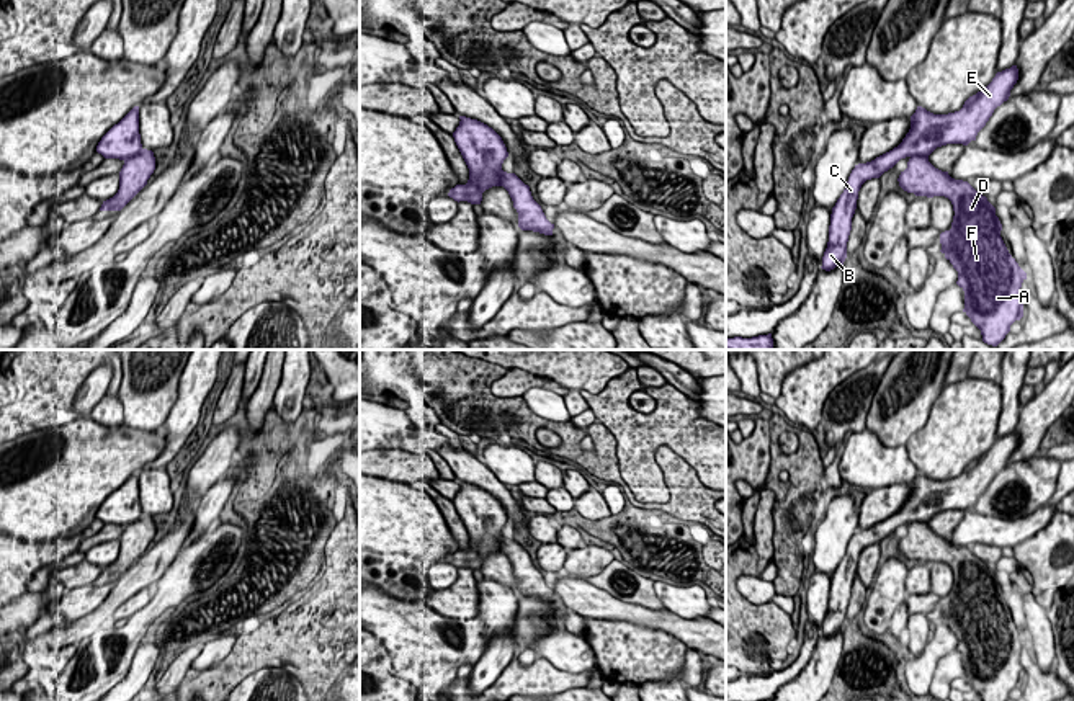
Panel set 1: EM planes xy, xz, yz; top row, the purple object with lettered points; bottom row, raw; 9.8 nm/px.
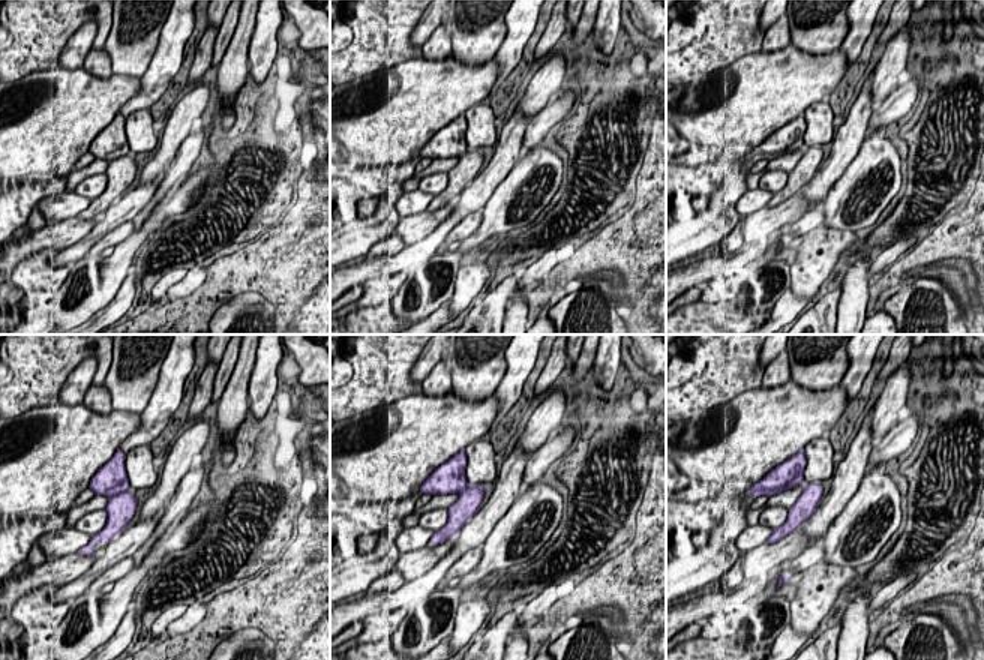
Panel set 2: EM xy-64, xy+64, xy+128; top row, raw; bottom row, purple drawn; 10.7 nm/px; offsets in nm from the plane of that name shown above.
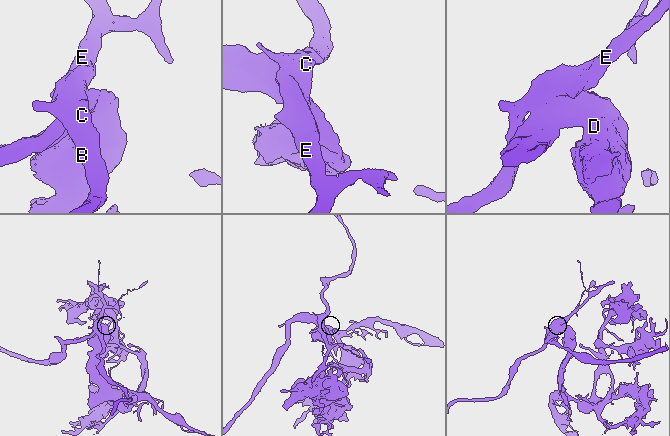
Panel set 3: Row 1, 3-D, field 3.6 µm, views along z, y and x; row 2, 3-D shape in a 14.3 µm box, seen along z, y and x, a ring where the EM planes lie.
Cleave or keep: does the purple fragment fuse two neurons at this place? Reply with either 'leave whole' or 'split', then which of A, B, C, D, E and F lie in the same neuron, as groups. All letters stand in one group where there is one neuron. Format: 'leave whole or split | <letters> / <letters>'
split | A D F / B C E

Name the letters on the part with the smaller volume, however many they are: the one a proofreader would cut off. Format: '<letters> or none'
B, C, E

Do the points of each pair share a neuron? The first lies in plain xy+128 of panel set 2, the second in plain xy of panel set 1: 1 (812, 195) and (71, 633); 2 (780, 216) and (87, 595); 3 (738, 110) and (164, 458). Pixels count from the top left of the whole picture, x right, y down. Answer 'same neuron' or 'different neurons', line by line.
1: same neuron
2: same neuron
3: different neurons

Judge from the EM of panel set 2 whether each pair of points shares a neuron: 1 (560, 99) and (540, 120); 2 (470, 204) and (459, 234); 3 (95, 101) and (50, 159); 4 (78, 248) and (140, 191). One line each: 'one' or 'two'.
1: one
2: two
3: one
4: one

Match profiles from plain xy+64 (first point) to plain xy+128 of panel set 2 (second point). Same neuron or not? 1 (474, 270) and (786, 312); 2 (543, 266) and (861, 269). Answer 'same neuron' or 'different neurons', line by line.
1: different neurons
2: different neurons

